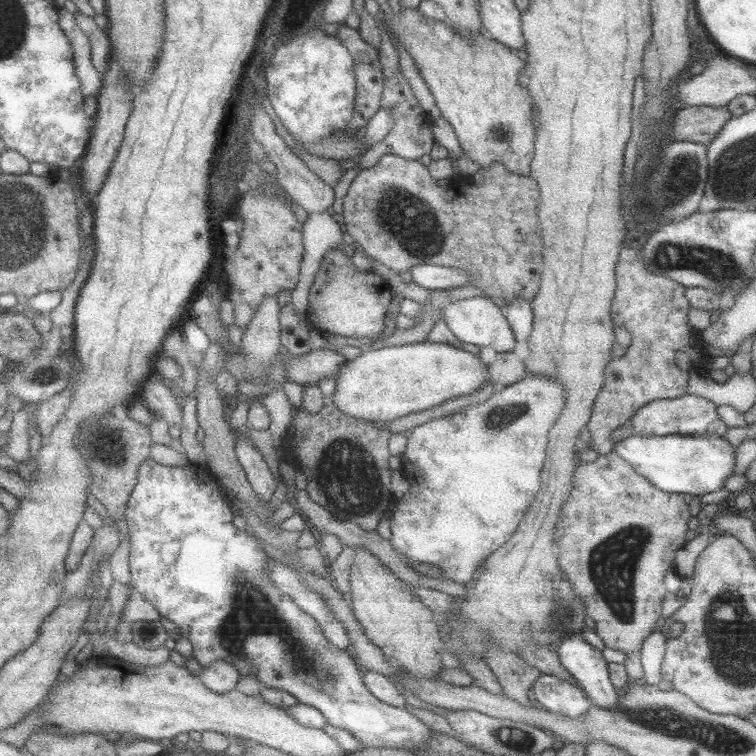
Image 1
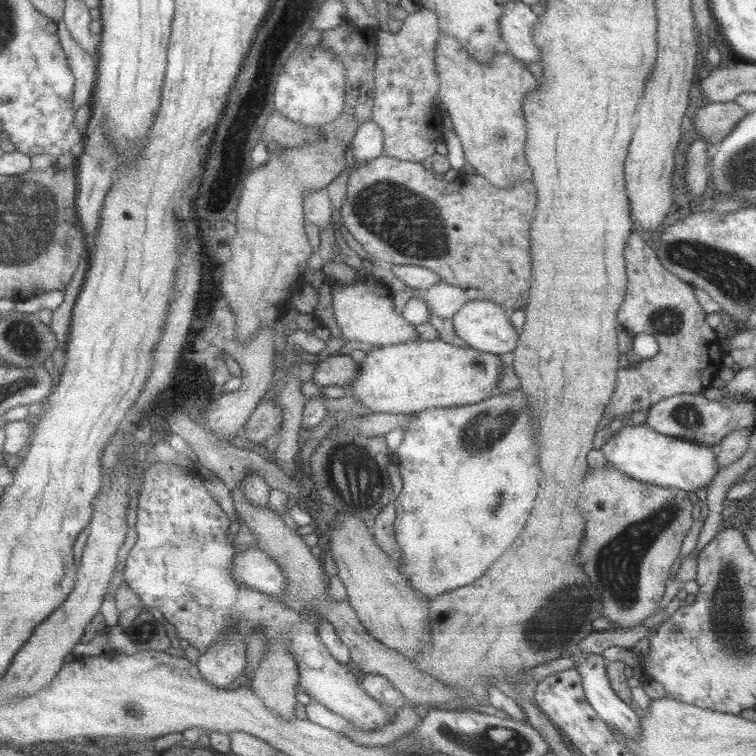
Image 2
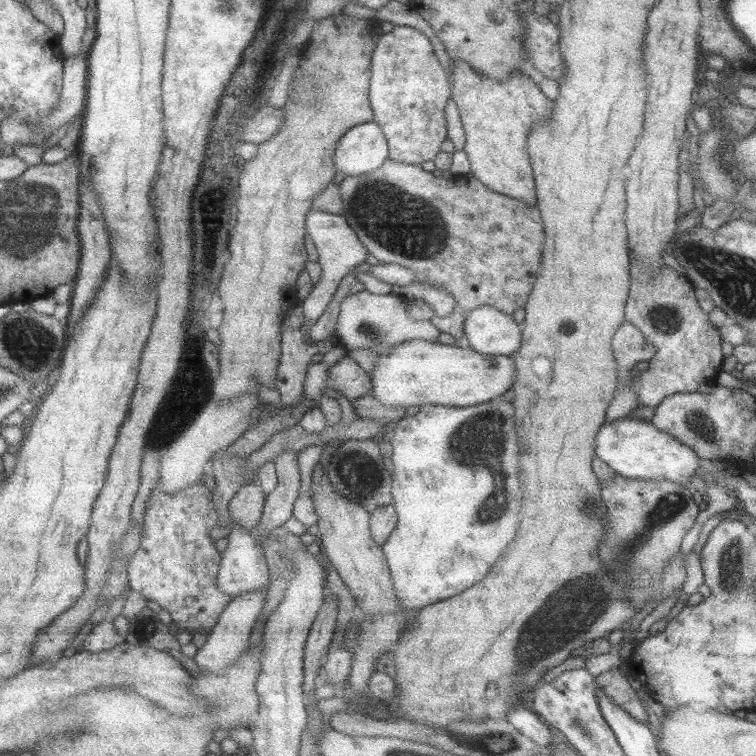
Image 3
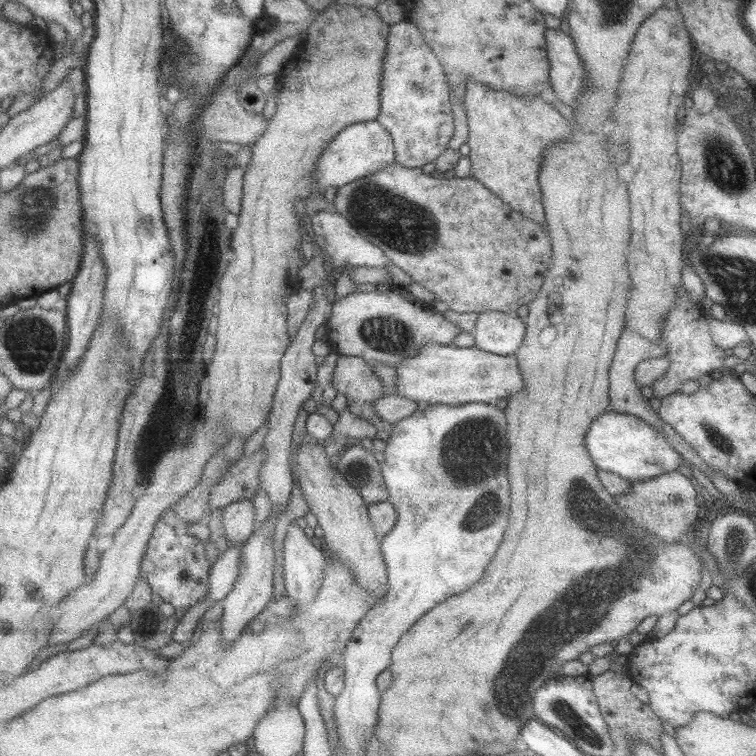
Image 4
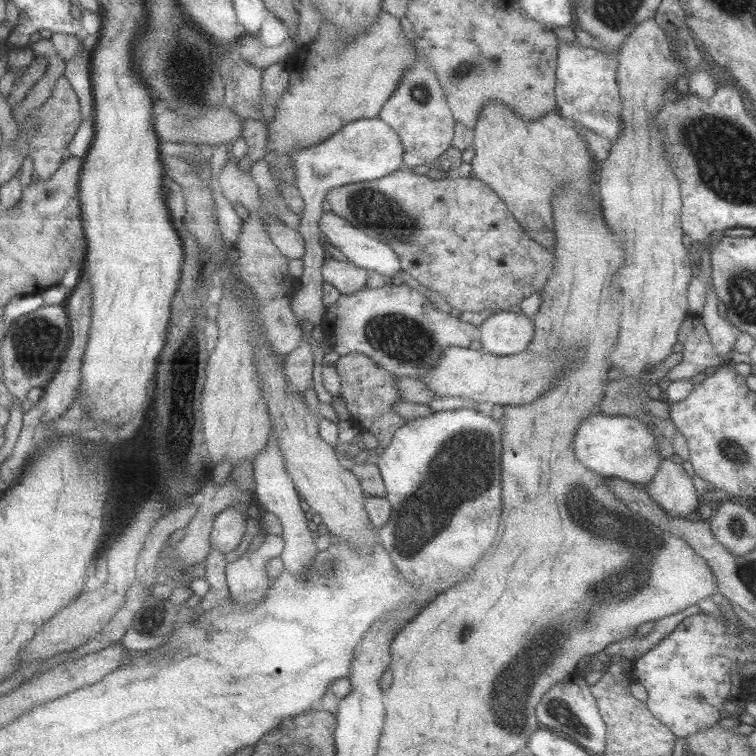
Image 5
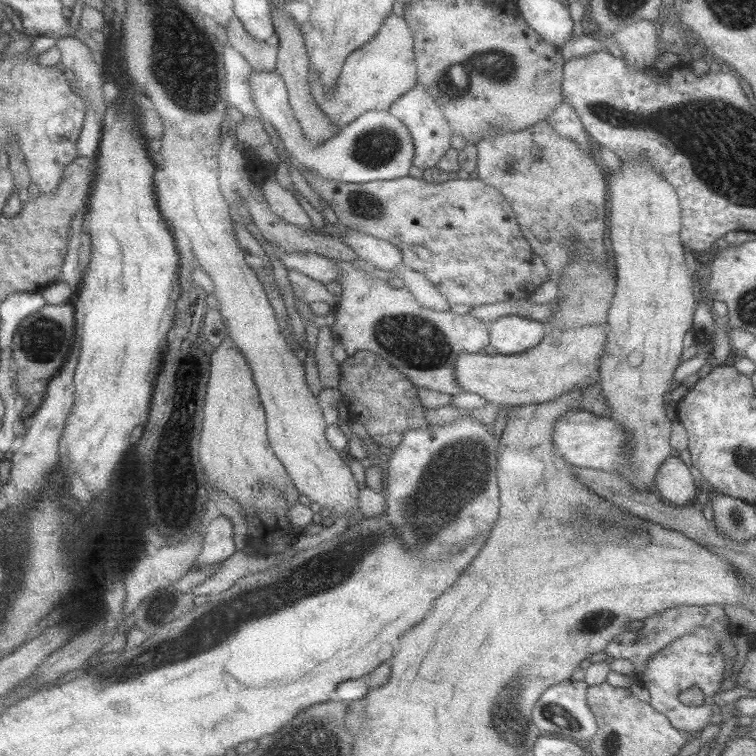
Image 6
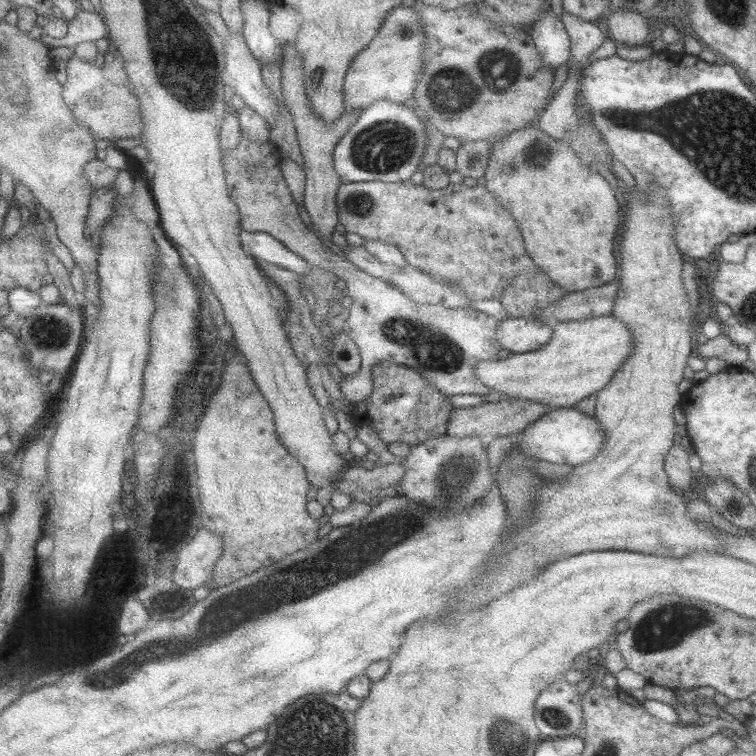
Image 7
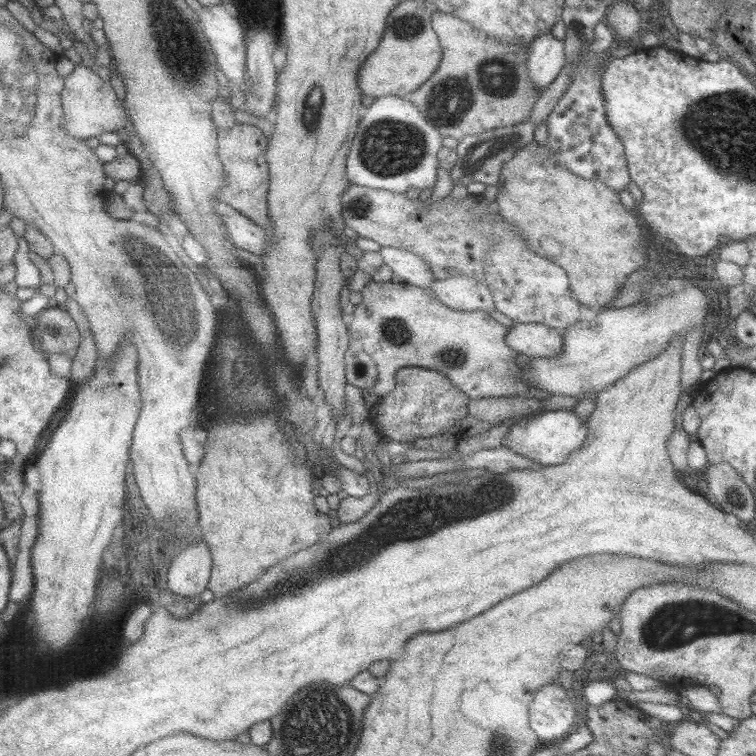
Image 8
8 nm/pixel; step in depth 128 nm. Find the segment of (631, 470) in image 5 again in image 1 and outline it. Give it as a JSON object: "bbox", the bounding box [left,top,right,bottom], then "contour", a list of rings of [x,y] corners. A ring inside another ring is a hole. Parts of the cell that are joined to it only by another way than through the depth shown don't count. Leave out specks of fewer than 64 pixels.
{"bbox":[612,433,736,497],"contour":[[[704,433],[630,436],[617,442],[612,453],[630,464],[638,475],[659,490],[698,497],[724,488],[725,481],[733,474],[736,452],[725,436]]]}

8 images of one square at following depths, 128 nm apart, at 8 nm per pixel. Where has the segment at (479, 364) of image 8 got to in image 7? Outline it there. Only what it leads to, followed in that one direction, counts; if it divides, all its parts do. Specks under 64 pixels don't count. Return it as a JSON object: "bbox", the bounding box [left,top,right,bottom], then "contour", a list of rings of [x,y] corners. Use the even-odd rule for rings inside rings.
{"bbox":[226,137,502,404],"contour":[[[244,137],[236,150],[226,151],[226,170],[232,180],[230,184],[234,186],[233,196],[241,210],[242,227],[276,236],[290,250],[310,260],[314,267],[326,267],[346,282],[346,295],[353,302],[349,318],[339,326],[358,345],[362,366],[360,372],[344,376],[338,383],[345,398],[352,404],[368,398],[374,390],[372,366],[386,361],[418,371],[426,383],[447,395],[485,395],[491,392],[490,387],[478,381],[474,366],[478,362],[498,360],[498,352],[502,350],[496,338],[499,320],[473,307],[446,308],[420,304],[402,293],[396,285],[366,273],[332,252],[318,233],[301,220],[300,208],[282,173],[281,161],[280,149],[274,143],[260,143],[250,137]]]}

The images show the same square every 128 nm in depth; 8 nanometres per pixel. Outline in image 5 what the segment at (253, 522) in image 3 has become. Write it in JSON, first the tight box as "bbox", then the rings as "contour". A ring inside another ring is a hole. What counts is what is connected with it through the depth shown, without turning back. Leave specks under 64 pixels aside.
{"bbox":[212,506,248,553],"contour":[[[233,506],[221,512],[216,519],[212,535],[213,548],[225,553],[232,553],[240,548],[242,538],[246,536],[248,517]]]}

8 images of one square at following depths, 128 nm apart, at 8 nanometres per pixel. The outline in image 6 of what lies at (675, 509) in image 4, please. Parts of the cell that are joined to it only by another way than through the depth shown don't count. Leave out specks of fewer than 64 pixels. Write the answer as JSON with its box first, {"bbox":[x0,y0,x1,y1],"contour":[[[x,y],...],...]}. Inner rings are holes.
{"bbox":[655,455,700,506],"contour":[[[672,455],[659,466],[655,485],[655,491],[666,502],[676,506],[694,503],[700,491],[688,466]]]}

